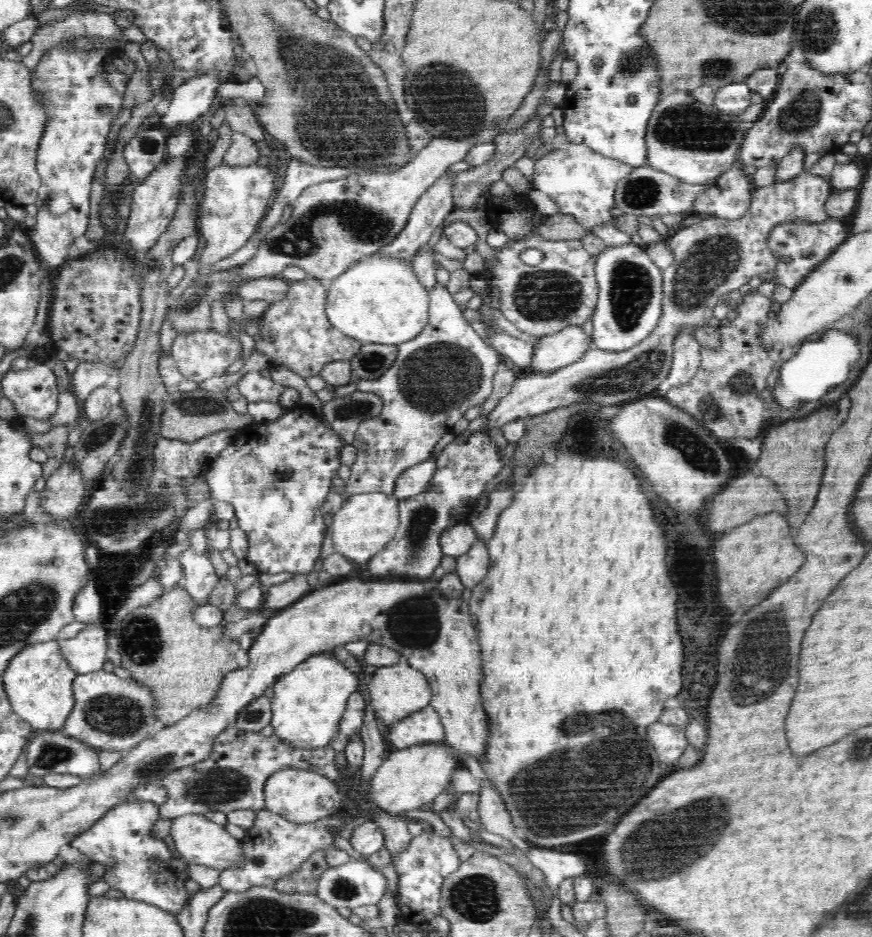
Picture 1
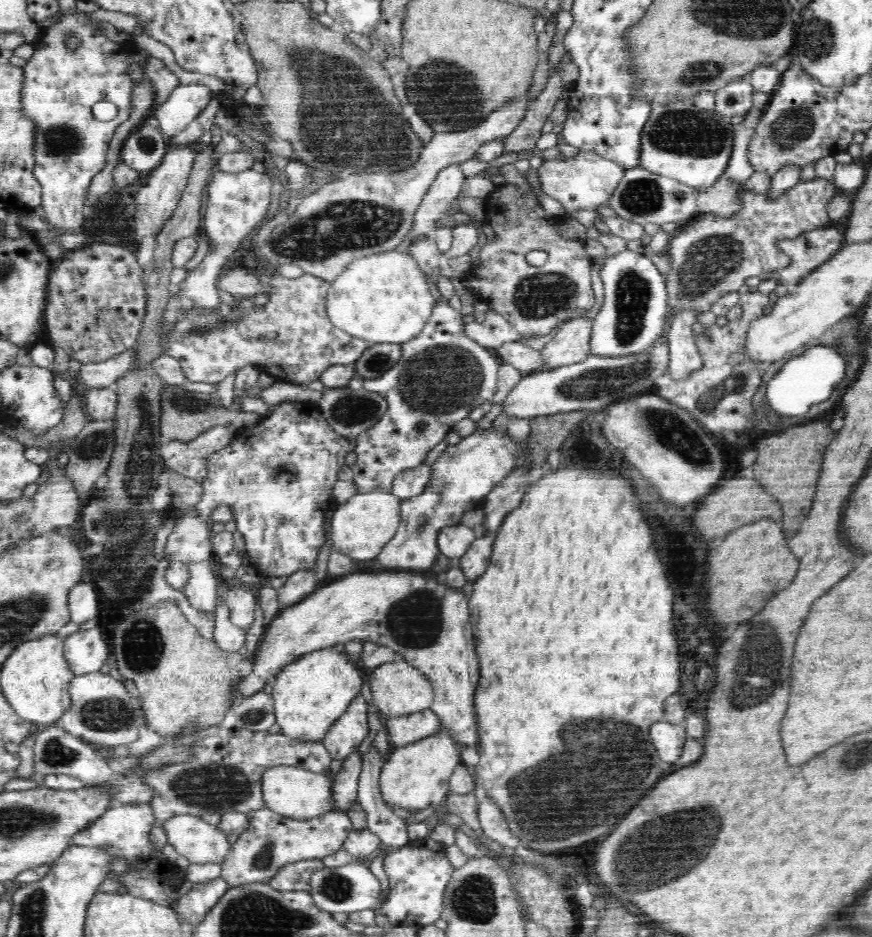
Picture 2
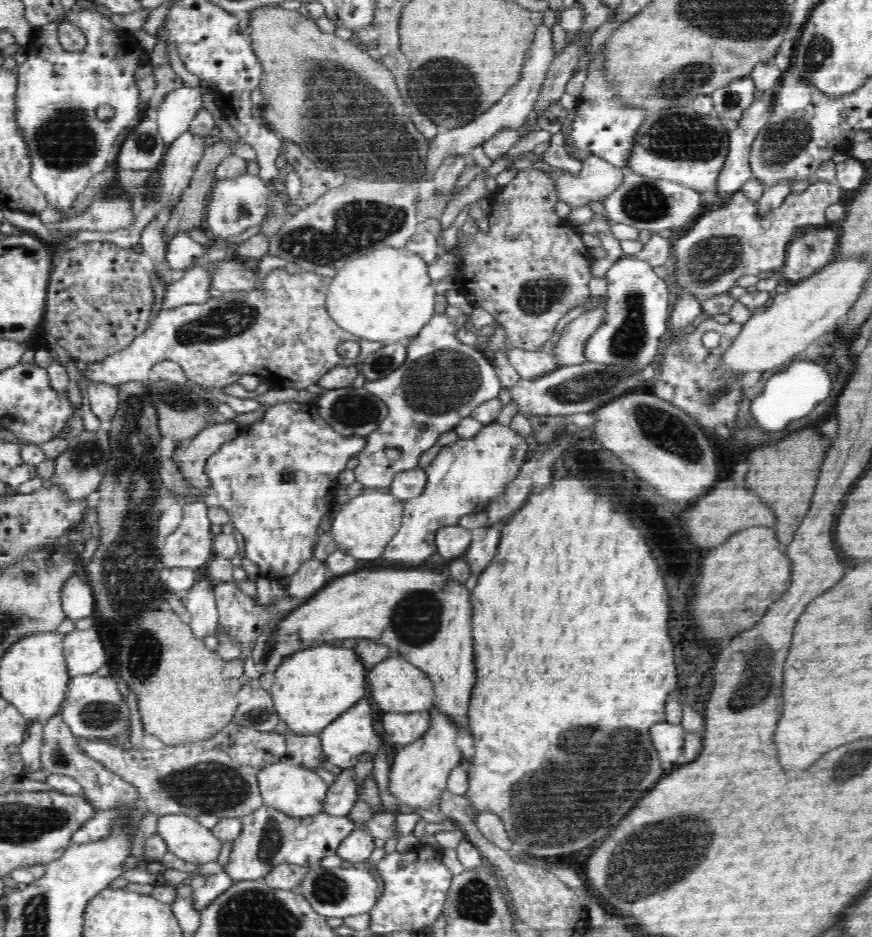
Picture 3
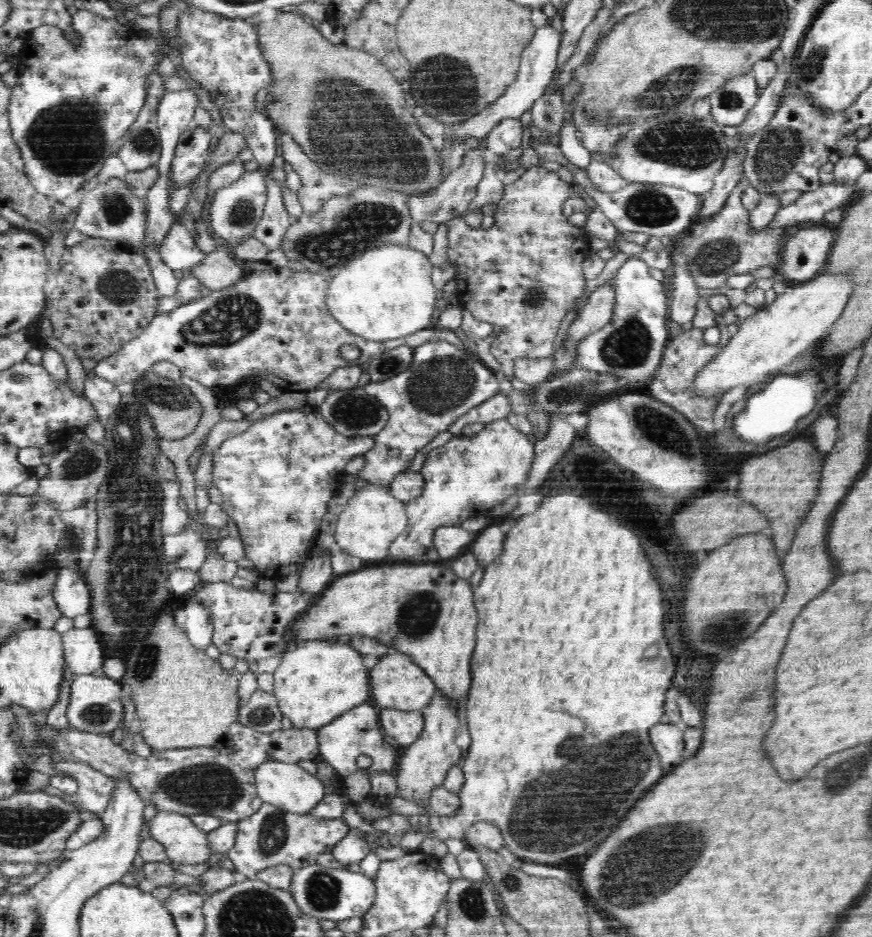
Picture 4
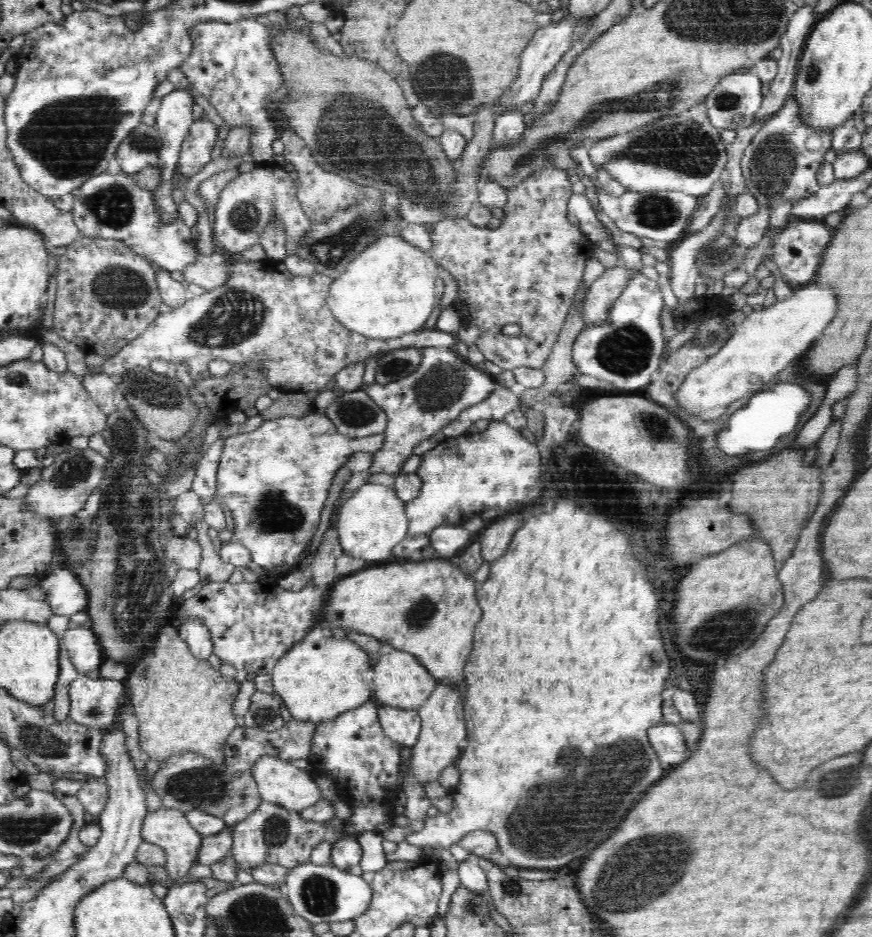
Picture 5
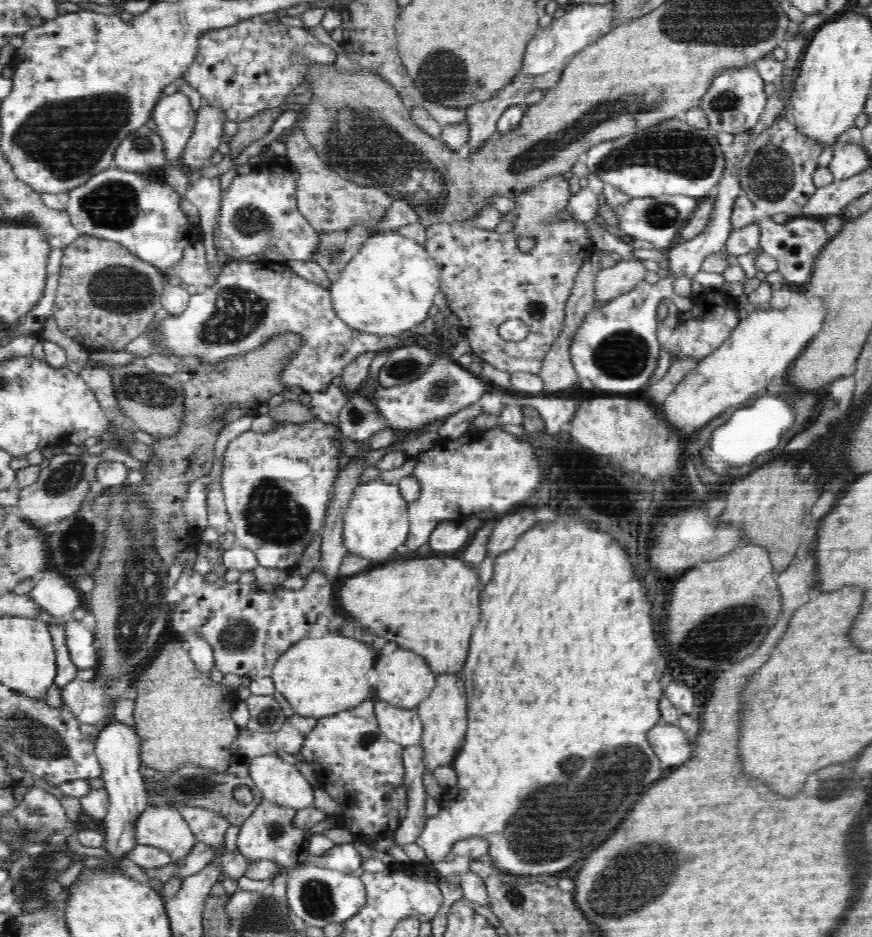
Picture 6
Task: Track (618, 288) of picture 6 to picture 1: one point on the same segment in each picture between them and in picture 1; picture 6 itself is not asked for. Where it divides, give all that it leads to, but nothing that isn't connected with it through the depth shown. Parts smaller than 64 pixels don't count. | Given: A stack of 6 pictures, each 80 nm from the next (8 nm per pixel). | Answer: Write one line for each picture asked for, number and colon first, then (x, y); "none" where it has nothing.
1: (557, 350)
2: (571, 344)
3: (570, 349)
4: (597, 312)
5: (605, 290)

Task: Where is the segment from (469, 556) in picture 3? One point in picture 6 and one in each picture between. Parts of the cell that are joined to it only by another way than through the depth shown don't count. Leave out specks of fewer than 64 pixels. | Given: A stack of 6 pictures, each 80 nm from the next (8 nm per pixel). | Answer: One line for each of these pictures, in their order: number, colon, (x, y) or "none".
4: (488, 545)
5: (495, 539)
6: (509, 527)

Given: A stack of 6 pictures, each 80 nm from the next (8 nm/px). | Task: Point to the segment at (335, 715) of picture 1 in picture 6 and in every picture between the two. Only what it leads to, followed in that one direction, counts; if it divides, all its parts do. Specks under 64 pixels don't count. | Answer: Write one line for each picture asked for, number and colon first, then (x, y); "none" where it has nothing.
2: (309, 695)
3: (311, 688)
4: (315, 683)
5: (317, 681)
6: (320, 677)

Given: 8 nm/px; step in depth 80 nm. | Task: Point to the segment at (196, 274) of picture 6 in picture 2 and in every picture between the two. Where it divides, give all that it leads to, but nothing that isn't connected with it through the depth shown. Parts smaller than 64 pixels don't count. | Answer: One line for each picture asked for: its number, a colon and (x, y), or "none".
2: (237, 281)
3: (229, 276)
4: (217, 270)
5: (209, 271)

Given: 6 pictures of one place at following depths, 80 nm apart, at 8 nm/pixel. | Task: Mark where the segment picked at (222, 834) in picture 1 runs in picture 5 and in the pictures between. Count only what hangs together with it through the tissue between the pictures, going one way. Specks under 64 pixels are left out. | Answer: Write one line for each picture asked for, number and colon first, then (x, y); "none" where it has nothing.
2: (200, 843)
3: (185, 837)
4: (184, 843)
5: (170, 829)

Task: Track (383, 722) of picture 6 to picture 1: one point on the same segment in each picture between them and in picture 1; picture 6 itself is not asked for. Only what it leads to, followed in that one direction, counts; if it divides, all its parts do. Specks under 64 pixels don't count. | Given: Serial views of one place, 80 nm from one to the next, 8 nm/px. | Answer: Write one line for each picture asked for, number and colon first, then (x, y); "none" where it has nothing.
1: (424, 727)
2: (402, 731)
3: (402, 728)
4: (405, 727)
5: (404, 726)

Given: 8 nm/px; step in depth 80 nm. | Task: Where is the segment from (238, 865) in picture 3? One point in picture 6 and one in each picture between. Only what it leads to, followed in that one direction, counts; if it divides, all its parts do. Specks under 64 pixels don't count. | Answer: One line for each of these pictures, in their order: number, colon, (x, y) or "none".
4: (272, 835)
5: (270, 835)
6: (267, 833)

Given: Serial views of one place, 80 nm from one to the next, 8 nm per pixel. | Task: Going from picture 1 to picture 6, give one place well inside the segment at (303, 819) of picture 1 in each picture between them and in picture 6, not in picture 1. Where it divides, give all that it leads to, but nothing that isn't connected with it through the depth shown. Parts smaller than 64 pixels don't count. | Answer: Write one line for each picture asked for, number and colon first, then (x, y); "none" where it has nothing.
2: (293, 792)
3: (297, 791)
4: (287, 786)
5: (278, 782)
6: (279, 782)

